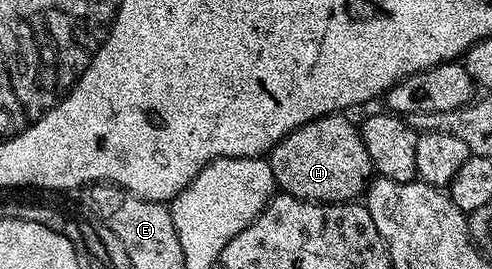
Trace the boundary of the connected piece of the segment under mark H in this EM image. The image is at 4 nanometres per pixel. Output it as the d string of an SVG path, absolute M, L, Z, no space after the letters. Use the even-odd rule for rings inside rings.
M340 112L306 122L273 147L269 161L273 168L275 185L282 193L291 194L306 202L354 202L366 191L373 177L369 152L365 152L360 127L356 123L354 126L347 117L346 113Z

